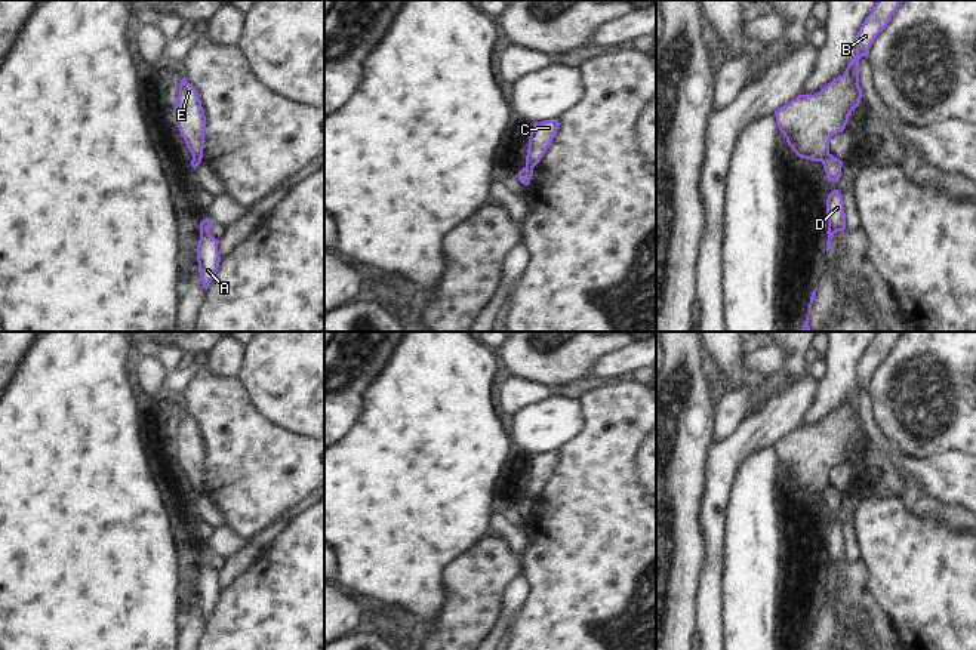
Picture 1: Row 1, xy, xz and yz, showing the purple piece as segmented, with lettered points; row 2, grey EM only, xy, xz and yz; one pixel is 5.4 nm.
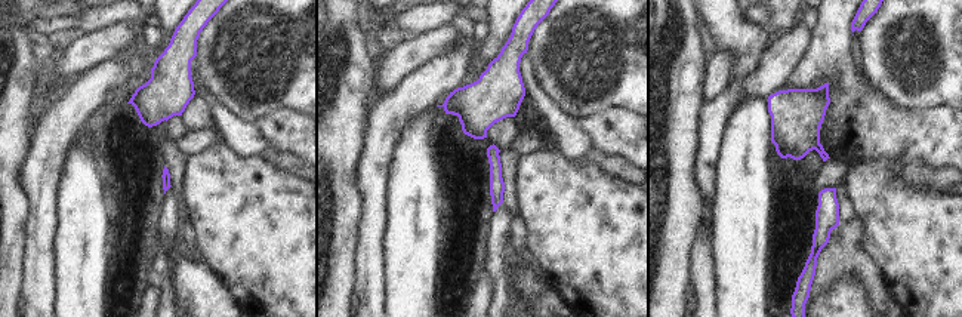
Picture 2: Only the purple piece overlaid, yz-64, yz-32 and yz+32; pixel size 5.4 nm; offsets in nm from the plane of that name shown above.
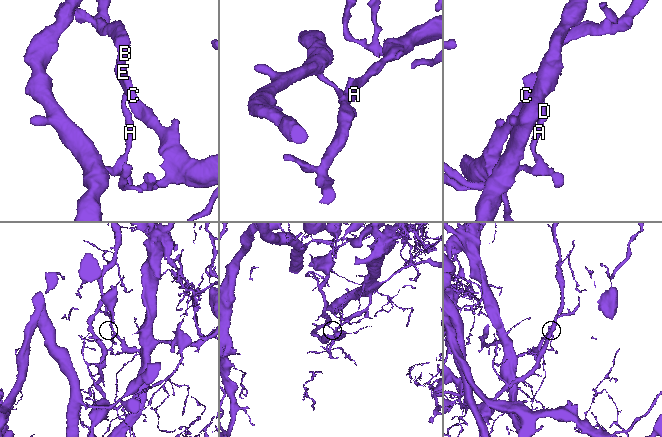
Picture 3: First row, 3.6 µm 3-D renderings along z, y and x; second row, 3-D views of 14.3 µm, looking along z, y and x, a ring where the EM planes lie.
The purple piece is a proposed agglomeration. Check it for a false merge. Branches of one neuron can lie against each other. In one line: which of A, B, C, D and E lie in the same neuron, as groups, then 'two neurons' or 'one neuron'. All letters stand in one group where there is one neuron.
A D / B C E | two neurons

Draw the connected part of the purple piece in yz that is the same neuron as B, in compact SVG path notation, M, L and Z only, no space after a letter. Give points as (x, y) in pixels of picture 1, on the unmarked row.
M878 332L865 349L856 369L856 388L849 394L843 407L838 407L815 426L798 426L791 434L775 443L776 456L786 469L792 483L812 493L823 493L829 486L829 472L846 460L850 444L860 435L862 421L859 418L859 391L868 388L875 369L887 358L893 345L905 332Z

